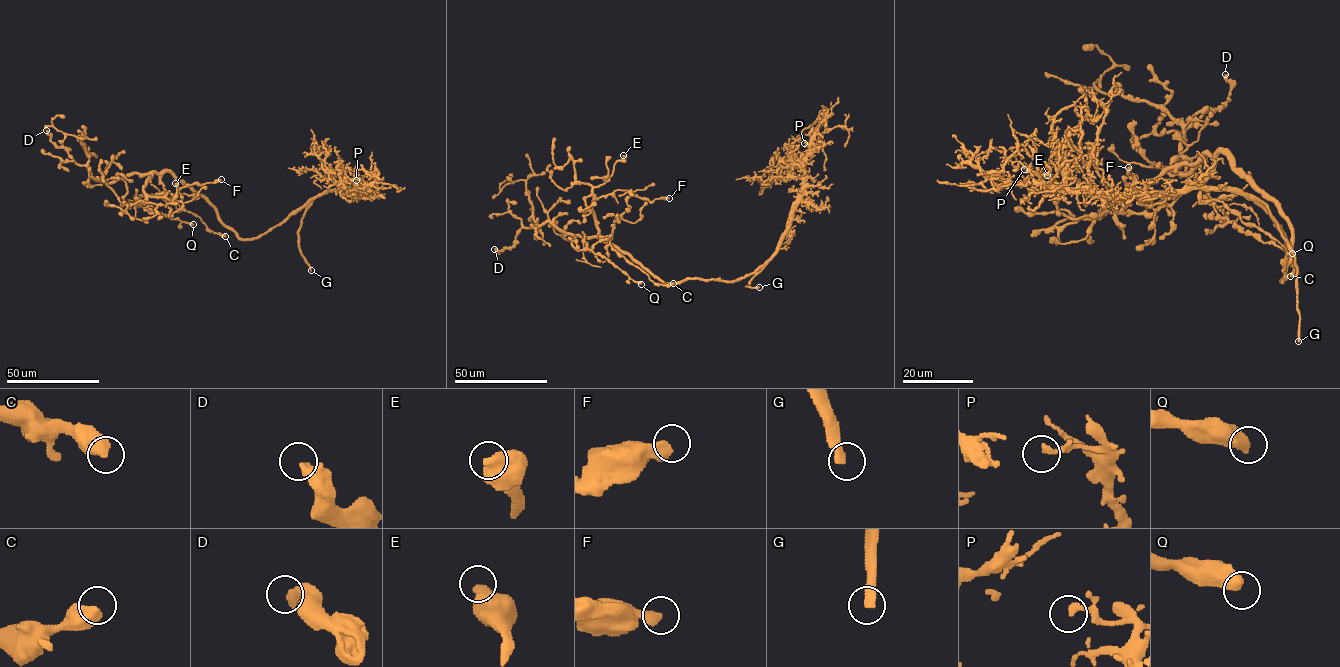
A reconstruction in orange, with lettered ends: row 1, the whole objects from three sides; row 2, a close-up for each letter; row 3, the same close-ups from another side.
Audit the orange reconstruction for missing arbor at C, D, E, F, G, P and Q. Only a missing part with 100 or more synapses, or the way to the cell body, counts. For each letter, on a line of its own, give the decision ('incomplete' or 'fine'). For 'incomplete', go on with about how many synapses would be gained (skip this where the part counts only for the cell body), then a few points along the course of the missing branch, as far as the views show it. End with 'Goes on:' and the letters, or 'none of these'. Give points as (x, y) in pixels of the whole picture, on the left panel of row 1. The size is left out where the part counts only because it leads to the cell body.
C: fine
D: fine
E: fine
F: fine
G: incomplete; missing branch runs (311, 270), (319, 283), (334, 281), (385, 245), (421, 205), (439, 204)
P: fine
Q: fine
Goes on: G

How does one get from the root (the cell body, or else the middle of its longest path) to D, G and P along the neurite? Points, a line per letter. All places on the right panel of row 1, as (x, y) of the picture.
D: (1287, 265), (1291, 224), (1224, 154), (1203, 155), (1186, 173), (1174, 169), (1184, 131), (1226, 101), (1225, 74)
G: (1287, 265), (1282, 281), (1287, 246), (1259, 200), (1268, 209), (1294, 257), (1298, 341)
P: (1287, 265), (1282, 281), (1285, 238), (1240, 193), (1056, 189), (1024, 169)

